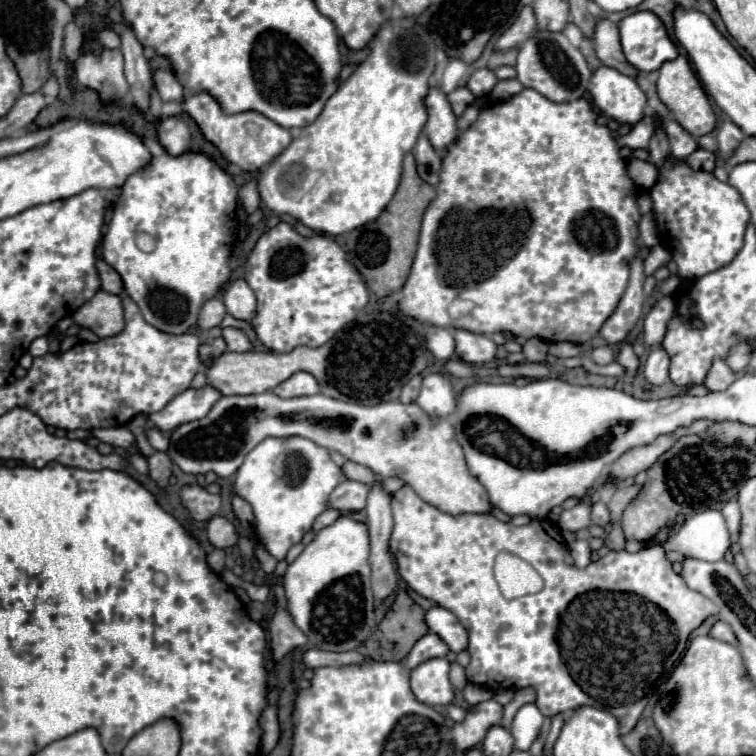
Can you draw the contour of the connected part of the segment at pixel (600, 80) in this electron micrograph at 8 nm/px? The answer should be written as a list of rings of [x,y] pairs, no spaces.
[[[600,67],[592,75],[592,99],[602,115],[634,127],[646,115],[646,95],[632,77],[612,67]]]

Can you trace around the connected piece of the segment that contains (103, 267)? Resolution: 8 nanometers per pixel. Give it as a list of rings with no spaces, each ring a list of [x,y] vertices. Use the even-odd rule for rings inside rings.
[[[98,259],[96,267],[98,267],[100,279],[102,279],[102,289],[104,289],[104,291],[108,291],[108,293],[120,295],[120,293],[124,291],[124,285],[122,285],[120,275],[118,275],[118,273],[108,265],[108,263],[104,263],[104,259]]]

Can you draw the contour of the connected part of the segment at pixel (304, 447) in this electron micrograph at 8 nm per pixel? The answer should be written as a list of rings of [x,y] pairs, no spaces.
[[[298,435],[288,439],[272,437],[248,453],[236,471],[234,491],[252,505],[258,539],[276,559],[284,559],[288,549],[312,529],[314,519],[326,509],[330,493],[340,481],[340,467],[330,459],[328,449]]]

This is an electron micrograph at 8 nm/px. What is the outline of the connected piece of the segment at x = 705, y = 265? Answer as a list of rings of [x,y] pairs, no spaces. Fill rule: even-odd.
[[[668,155],[658,167],[658,179],[650,189],[652,213],[664,245],[678,265],[678,273],[686,279],[698,279],[728,265],[742,247],[750,213],[740,193],[714,177],[714,173],[694,171],[686,161]]]

